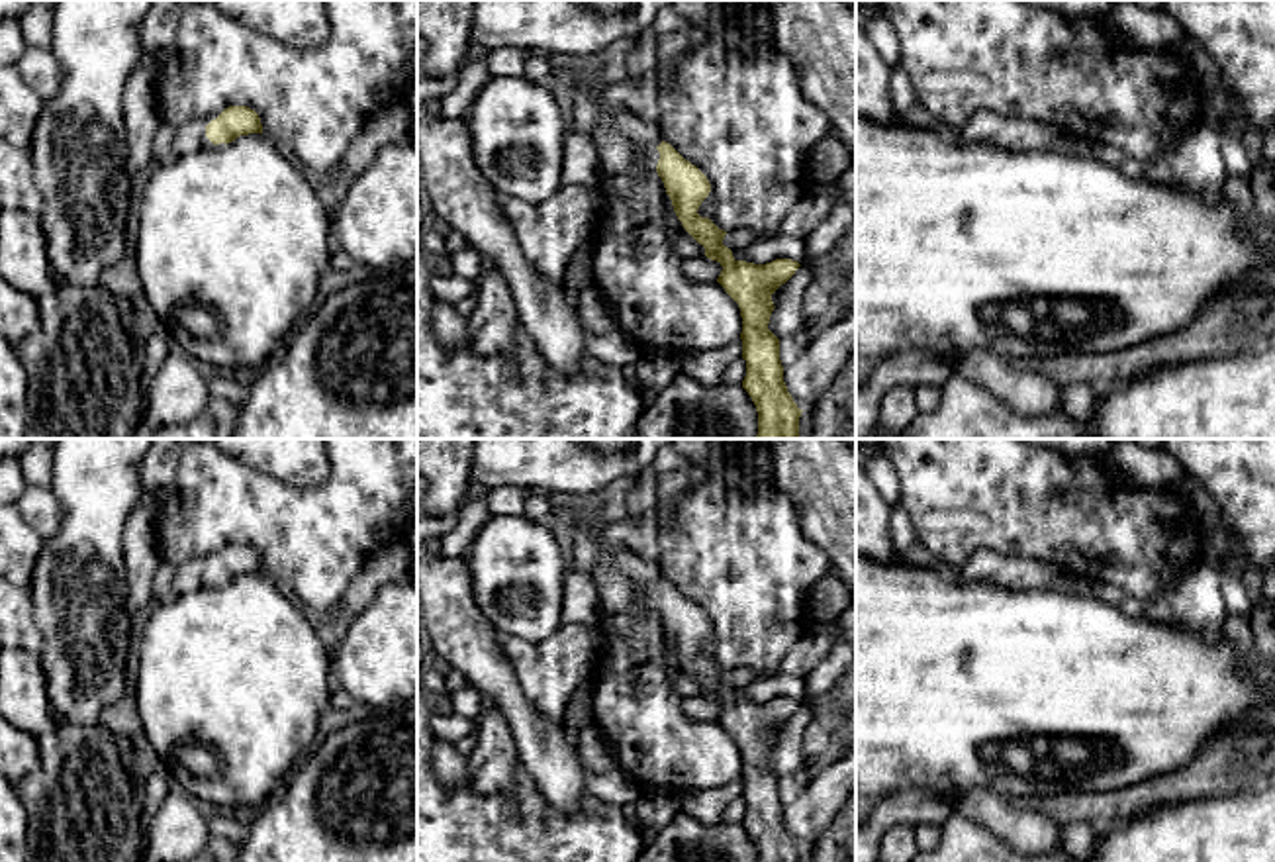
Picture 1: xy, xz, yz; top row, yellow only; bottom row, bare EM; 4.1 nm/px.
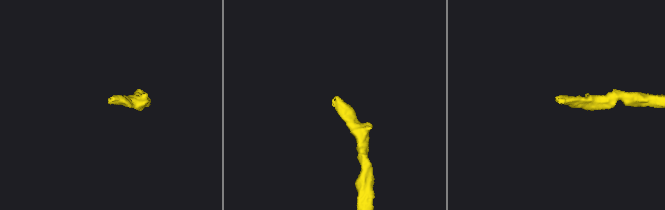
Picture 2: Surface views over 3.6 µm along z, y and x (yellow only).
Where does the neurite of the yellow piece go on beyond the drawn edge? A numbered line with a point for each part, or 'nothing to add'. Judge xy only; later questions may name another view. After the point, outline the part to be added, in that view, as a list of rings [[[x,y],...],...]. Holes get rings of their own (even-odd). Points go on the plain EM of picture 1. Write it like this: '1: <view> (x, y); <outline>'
1: xy (190, 574); [[[215,551],[212,554],[196,556],[196,558],[190,558],[190,560],[178,564],[176,572],[174,572],[174,580],[172,580],[174,596],[184,594],[184,592],[194,592],[194,590],[206,588],[206,586],[221,586],[221,584],[225,584],[225,582],[213,584],[206,576],[206,564],[212,558],[215,558],[219,552],[221,551]]]

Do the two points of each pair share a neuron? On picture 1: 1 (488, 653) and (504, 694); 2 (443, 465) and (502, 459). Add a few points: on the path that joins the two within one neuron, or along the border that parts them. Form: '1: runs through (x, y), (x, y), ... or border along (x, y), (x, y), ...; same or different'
1: runs through (488, 663), (498, 684); same
2: border along (472, 459), (469, 477); different

